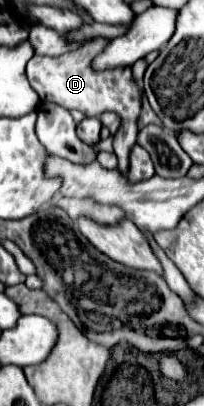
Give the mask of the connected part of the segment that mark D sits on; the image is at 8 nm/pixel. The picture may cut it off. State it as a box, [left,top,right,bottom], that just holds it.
[27,37,141,173]

